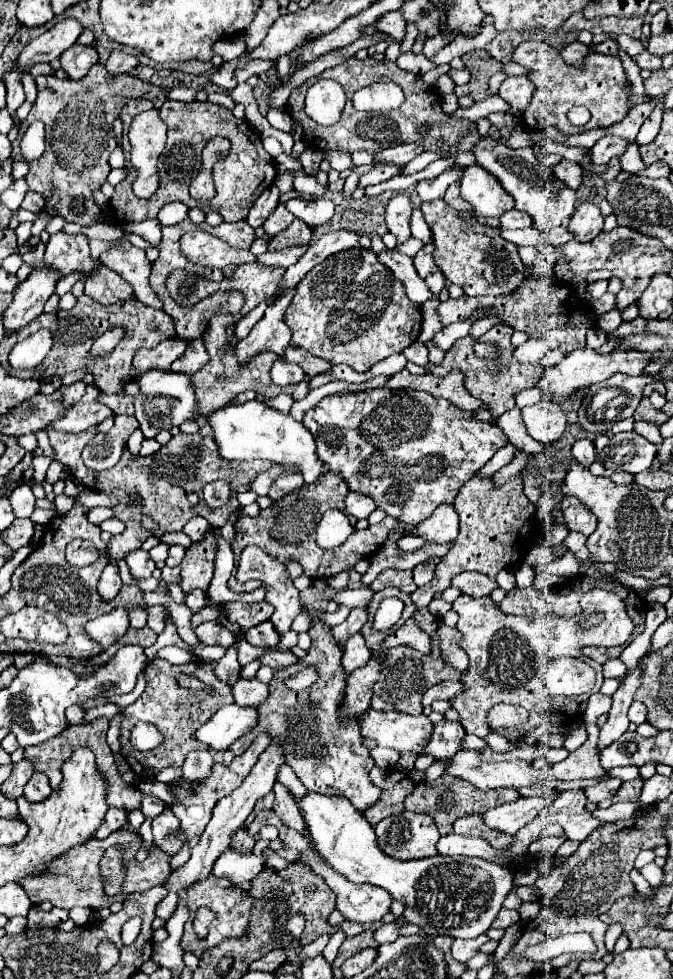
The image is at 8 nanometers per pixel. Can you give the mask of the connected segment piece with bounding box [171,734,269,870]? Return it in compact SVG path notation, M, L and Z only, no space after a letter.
M261 734L259 738L255 738L255 742L245 750L245 754L237 756L231 764L215 764L213 766L213 774L209 774L209 778L205 778L205 782L201 782L201 786L197 786L197 790L181 790L179 786L171 786L171 796L173 796L173 814L181 820L181 828L183 832L187 834L187 842L183 844L183 848L171 858L171 868L179 868L183 866L187 860L189 860L189 854L191 854L191 846L195 846L195 842L199 842L199 836L203 834L209 818L211 818L211 812L213 812L213 806L217 804L217 798L223 798L225 794L231 794L233 790L237 790L237 786L241 786L241 782L249 776L249 770L253 768L253 762L257 762L259 754L265 750L265 746L269 746L269 736L267 734Z

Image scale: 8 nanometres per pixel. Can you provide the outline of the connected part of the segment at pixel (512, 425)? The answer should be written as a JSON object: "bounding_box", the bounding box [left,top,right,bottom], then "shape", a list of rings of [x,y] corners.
{"bounding_box":[497,408,549,454],"shape":[[[511,408],[509,412],[505,412],[503,416],[499,416],[497,420],[497,428],[501,428],[505,432],[505,436],[509,438],[509,442],[513,446],[517,446],[523,452],[531,452],[531,454],[539,454],[539,452],[547,452],[549,448],[537,440],[533,440],[527,432],[525,432],[525,424],[521,420],[521,410],[519,408]]]}

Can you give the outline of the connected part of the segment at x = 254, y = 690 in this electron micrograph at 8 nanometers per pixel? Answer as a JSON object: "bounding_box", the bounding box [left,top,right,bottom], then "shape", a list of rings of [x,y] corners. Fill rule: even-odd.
{"bounding_box":[233,678,269,708],"shape":[[[257,678],[239,680],[233,686],[233,696],[235,696],[235,704],[239,704],[239,706],[259,708],[269,698],[269,686],[259,682]]]}

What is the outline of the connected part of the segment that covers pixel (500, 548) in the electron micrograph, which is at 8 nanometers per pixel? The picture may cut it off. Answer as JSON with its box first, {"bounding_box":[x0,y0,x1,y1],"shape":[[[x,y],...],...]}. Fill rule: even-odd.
{"bounding_box":[411,476,543,608],"shape":[[[519,476],[511,478],[501,488],[495,488],[491,478],[473,477],[461,488],[453,506],[459,514],[459,536],[451,546],[451,550],[437,564],[435,578],[411,594],[411,600],[415,602],[417,608],[425,608],[433,600],[437,590],[449,588],[451,578],[457,576],[459,572],[473,570],[483,572],[489,578],[495,578],[501,570],[509,568],[511,564],[517,566],[521,558],[527,554],[529,542],[533,546],[543,538],[539,536],[541,526],[535,514],[537,508],[523,494],[523,484]]]}

